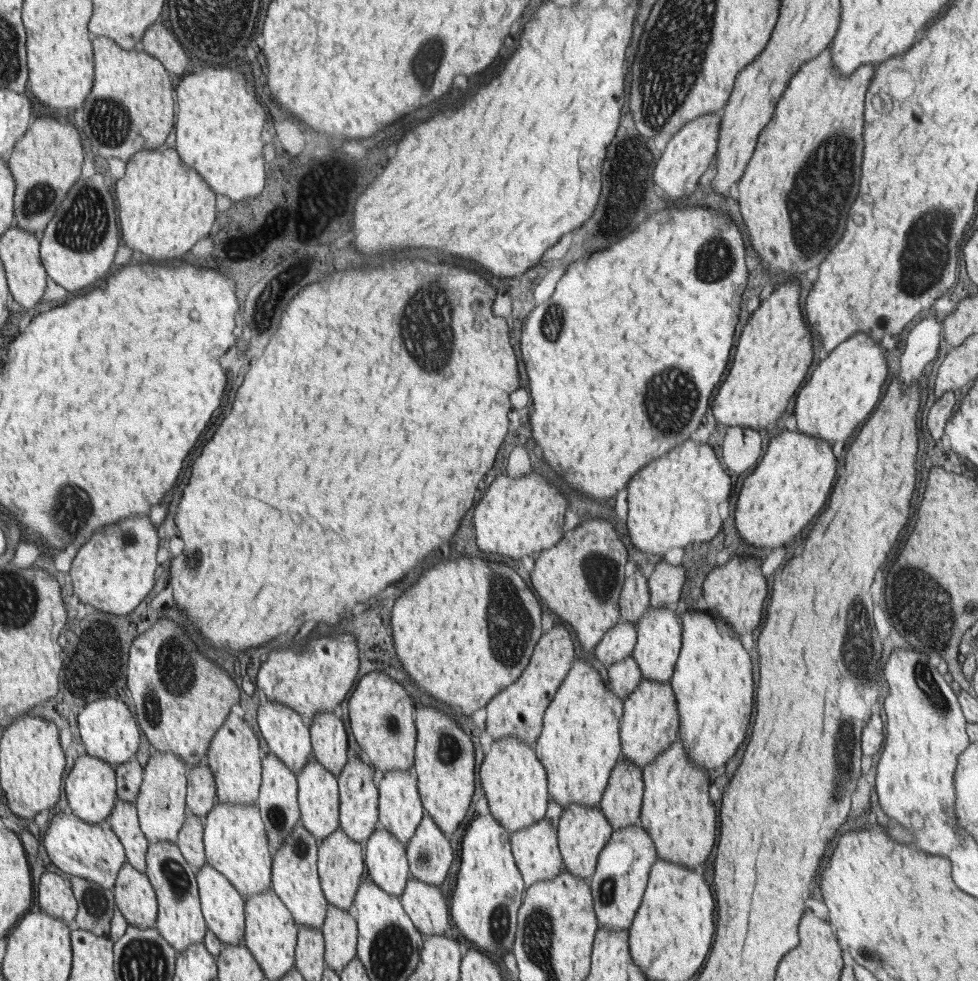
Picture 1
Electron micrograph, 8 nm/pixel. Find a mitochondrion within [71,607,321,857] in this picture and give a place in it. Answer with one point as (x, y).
(172, 671)

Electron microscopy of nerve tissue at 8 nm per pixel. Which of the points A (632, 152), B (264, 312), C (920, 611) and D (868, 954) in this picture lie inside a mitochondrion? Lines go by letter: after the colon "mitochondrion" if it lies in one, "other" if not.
A: mitochondrion
B: mitochondrion
C: mitochondrion
D: mitochondrion

